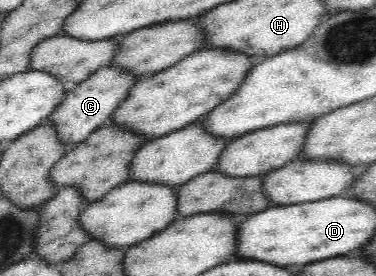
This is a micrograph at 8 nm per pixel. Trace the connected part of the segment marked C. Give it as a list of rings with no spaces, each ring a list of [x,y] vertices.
[[[111,64],[99,68],[85,81],[78,83],[65,93],[63,104],[51,115],[47,122],[57,126],[59,138],[67,144],[79,144],[87,139],[91,133],[95,133],[101,126],[109,124],[113,113],[120,109],[137,81],[141,77],[135,72],[123,68],[117,64]]]

